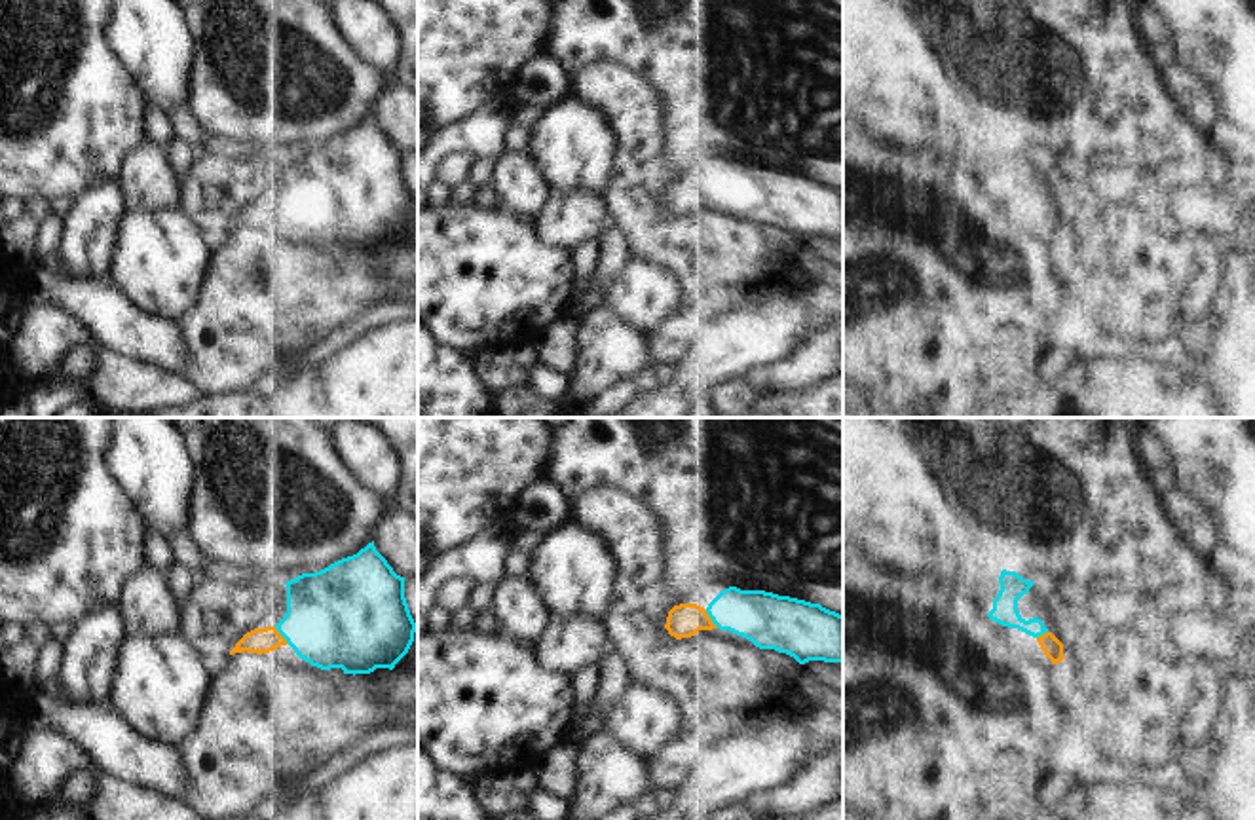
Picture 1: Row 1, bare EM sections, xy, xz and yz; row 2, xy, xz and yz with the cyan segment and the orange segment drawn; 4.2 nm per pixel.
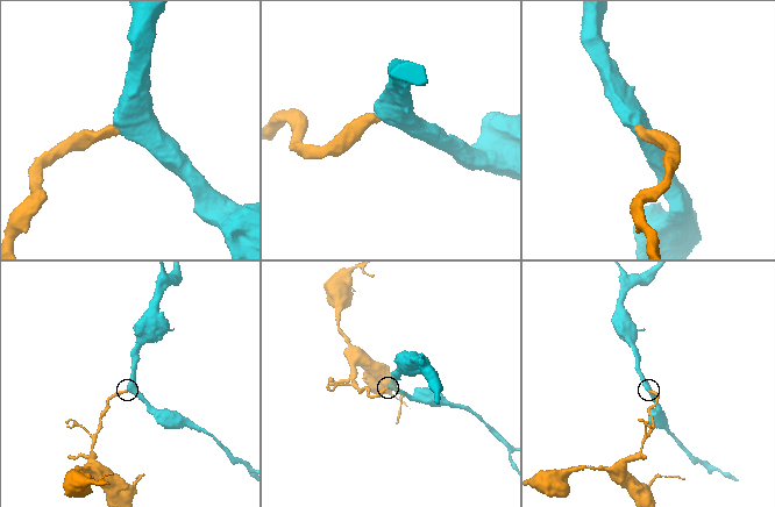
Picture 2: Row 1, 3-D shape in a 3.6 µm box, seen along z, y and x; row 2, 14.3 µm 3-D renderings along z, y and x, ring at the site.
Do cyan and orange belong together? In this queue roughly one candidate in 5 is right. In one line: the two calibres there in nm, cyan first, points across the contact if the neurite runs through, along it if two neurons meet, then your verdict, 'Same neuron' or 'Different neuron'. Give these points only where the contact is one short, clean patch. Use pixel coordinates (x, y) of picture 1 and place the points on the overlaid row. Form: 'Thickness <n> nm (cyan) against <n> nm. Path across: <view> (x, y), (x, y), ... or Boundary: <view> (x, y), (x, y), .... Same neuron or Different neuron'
Thickness 240 nm (cyan) against 140 nm. Path across: xz (769, 621), (762, 617), (711, 617), (686, 619). Same neuron

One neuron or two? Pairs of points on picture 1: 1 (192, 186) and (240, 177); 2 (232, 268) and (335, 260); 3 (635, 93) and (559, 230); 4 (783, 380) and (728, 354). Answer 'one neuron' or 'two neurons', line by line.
1: one neuron
2: one neuron
3: two neurons
4: two neurons

